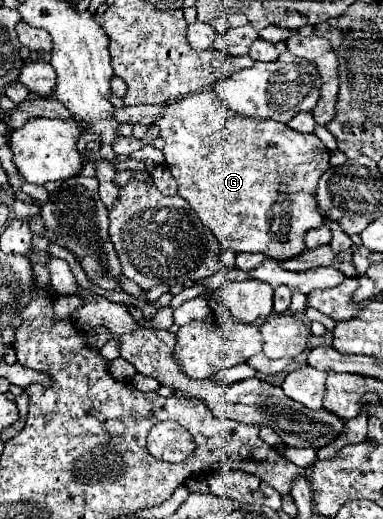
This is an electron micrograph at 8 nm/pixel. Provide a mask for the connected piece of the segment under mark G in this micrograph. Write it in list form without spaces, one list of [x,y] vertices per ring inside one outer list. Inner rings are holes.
[[[211,89],[167,103],[165,111],[151,125],[159,127],[159,137],[165,141],[165,167],[175,177],[179,195],[189,201],[201,223],[215,233],[221,247],[237,253],[263,253],[275,261],[295,259],[307,249],[305,233],[325,223],[315,195],[319,177],[329,169],[329,151],[317,135],[295,133],[287,125],[271,119],[243,119],[227,111]]]

